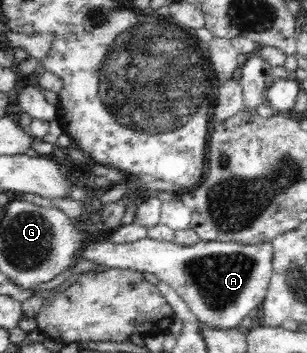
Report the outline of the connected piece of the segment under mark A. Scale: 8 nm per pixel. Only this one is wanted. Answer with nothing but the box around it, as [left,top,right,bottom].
[79,236,274,329]

